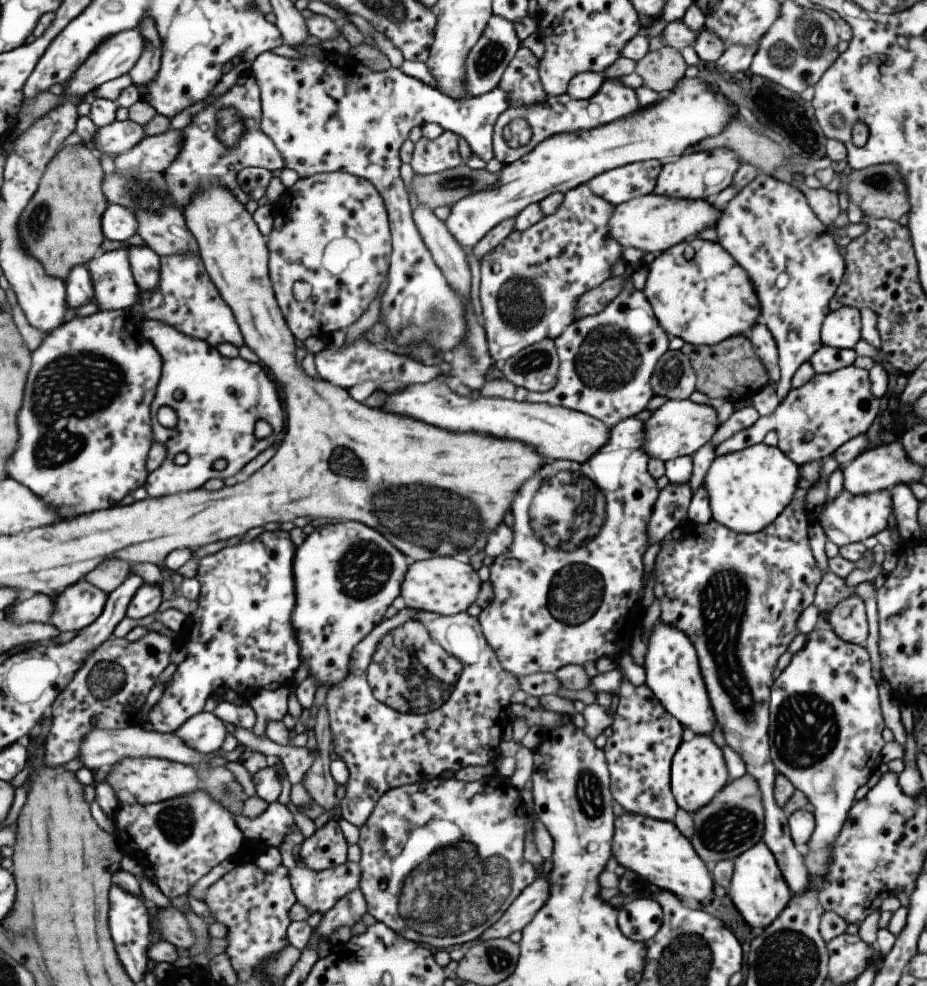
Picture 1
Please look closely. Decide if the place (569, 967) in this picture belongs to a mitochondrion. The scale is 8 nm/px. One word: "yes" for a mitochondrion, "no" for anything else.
no

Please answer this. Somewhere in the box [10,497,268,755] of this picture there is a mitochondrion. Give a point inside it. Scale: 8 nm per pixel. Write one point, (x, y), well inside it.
(107, 678)

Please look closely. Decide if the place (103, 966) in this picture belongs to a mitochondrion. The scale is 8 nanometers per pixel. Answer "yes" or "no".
no

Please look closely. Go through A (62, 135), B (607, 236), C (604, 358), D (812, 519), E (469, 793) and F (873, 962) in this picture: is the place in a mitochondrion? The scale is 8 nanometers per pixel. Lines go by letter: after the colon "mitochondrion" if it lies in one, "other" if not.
A: other
B: other
C: mitochondrion
D: other
E: other
F: other

